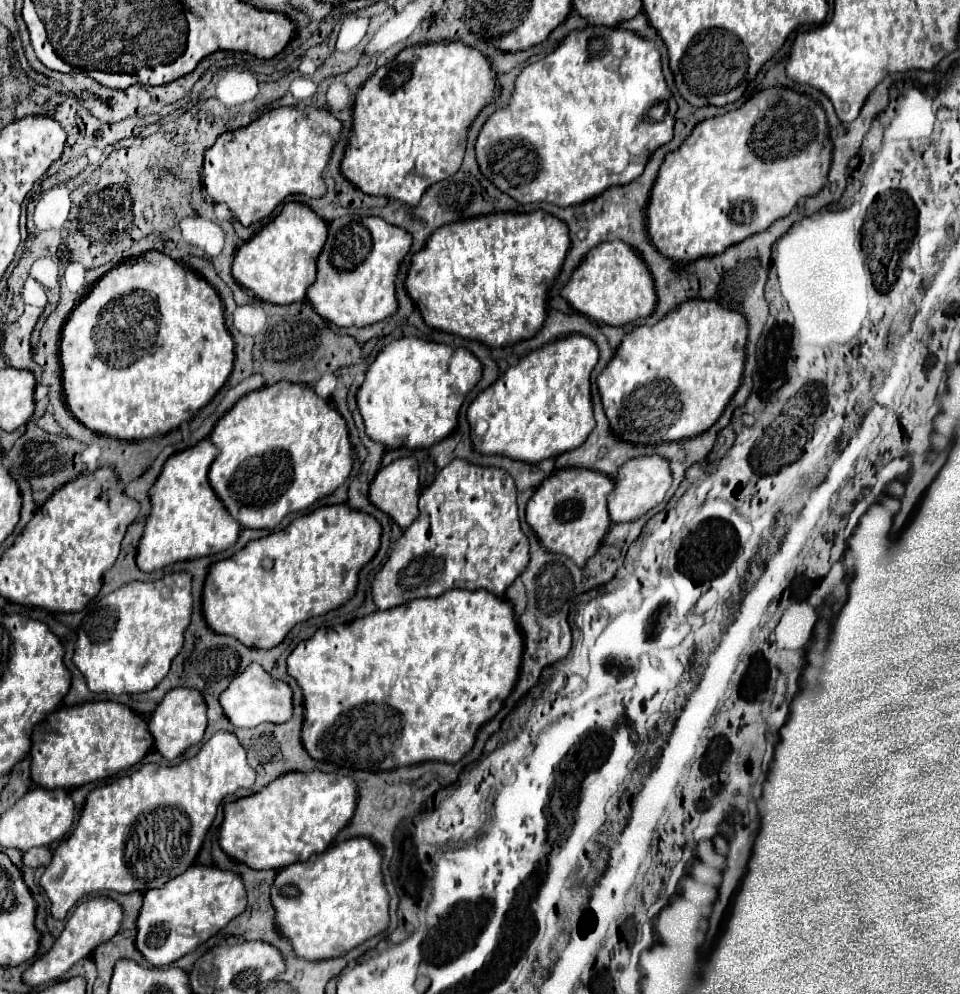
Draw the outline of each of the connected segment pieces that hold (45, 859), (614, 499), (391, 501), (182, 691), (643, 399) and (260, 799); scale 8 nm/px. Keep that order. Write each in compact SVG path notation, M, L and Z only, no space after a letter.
M30 848L22 852L22 864L28 868L38 868L38 866L48 866L52 860L52 852L48 848Z
M638 456L634 460L628 460L618 468L614 476L614 490L610 494L610 520L612 524L624 524L624 522L634 522L640 516L644 516L648 510L658 506L672 482L672 472L660 456Z
M398 458L378 470L370 484L370 502L386 512L402 530L418 516L418 462L416 458Z
M172 688L164 694L162 702L156 706L152 718L148 720L148 730L154 738L154 748L166 758L174 760L192 744L198 744L206 730L206 708L200 692L194 688Z
M688 300L658 324L634 328L624 336L610 364L596 378L612 434L628 444L654 444L680 442L706 432L720 418L742 382L746 340L748 324L744 316L722 308L714 300Z
M288 772L264 790L228 802L220 828L220 848L254 870L280 870L288 864L322 854L336 834L350 822L356 810L356 784L348 776L314 772Z

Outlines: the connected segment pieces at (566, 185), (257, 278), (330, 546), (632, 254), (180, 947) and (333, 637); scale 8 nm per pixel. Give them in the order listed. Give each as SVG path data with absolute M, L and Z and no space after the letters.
M586 26L584 30L572 30L560 44L558 48L544 56L542 60L528 64L520 70L520 74L516 76L514 82L514 92L510 96L510 102L504 108L494 110L494 114L490 114L478 134L478 142L476 142L476 158L478 158L478 166L480 172L504 194L512 196L516 202L520 204L530 204L530 202L552 202L560 208L572 206L572 204L582 204L586 200L596 198L598 194L602 194L606 188L616 186L616 184L628 184L632 180L636 180L642 172L644 166L648 162L648 158L652 156L652 152L656 148L660 148L662 144L668 144L668 140L672 140L674 134L674 114L676 114L676 100L672 98L672 92L666 86L662 68L660 68L660 52L658 48L650 42L640 38L638 34L630 32L630 30L622 30L622 28L600 28L600 26Z
M288 202L282 212L258 234L236 250L232 276L258 300L272 304L292 304L306 298L308 286L316 278L316 260L328 236L328 224L306 204Z
M336 504L336 506L320 506L316 508L314 512L310 514L304 514L304 516L298 516L292 520L292 524L286 528L286 530L280 530L280 532L274 532L270 536L264 536L264 538L258 538L258 540L252 540L248 542L240 552L236 552L234 556L226 558L226 560L218 560L216 564L212 564L212 568L208 570L208 576L206 576L206 582L204 582L204 590L202 590L202 612L204 612L204 620L210 624L210 628L216 632L216 634L224 634L224 636L234 636L236 640L240 640L242 644L246 646L252 646L252 648L274 648L278 646L284 636L298 624L298 622L304 622L308 618L314 618L314 616L320 616L320 614L326 614L330 610L336 610L338 606L342 606L356 590L356 584L358 584L358 572L360 568L372 560L372 556L376 554L376 550L380 548L380 536L382 536L382 526L376 518L364 514L364 512L356 512L352 508L348 508L346 504Z
M622 240L602 242L600 246L592 248L592 252L588 252L576 266L560 290L560 296L592 322L608 326L624 326L636 318L646 318L652 314L656 304L652 274L648 272L644 260L640 260L638 252Z
M192 864L192 868L176 876L176 880L168 880L162 888L144 894L136 920L136 948L152 966L170 966L222 930L232 918L244 912L244 908L246 890L240 884L240 876L216 866Z
M449 590L444 596L412 600L408 604L402 604L402 606L396 606L390 610L376 610L376 612L372 612L364 618L356 618L348 624L338 624L334 630L318 630L312 638L300 642L286 660L288 674L292 678L296 678L296 682L302 688L302 694L304 694L302 744L314 760L330 762L330 764L336 764L336 766L348 768L348 770L380 772L380 770L392 770L398 766L420 764L420 762L428 762L428 760L458 762L474 746L476 732L480 730L480 726L496 716L496 712L502 708L502 702L514 688L514 684L518 680L522 650L524 650L524 642L522 642L518 624L514 620L512 606L506 600L492 596L492 592L484 592L484 590Z

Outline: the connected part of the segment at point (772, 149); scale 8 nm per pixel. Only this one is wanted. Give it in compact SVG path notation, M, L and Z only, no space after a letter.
M790 88L762 90L740 108L698 122L682 146L668 152L652 186L648 206L644 208L648 240L662 256L682 264L722 254L728 246L788 216L802 196L816 194L828 180L830 160L832 144L828 144L828 120L820 104Z

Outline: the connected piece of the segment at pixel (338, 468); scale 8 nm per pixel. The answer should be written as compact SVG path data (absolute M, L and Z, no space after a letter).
M276 382L240 398L214 426L210 442L218 448L218 456L210 466L208 480L224 508L242 528L272 530L284 516L306 510L316 500L330 496L346 482L352 470L352 444L346 420L338 414L330 400L320 398L306 384Z

